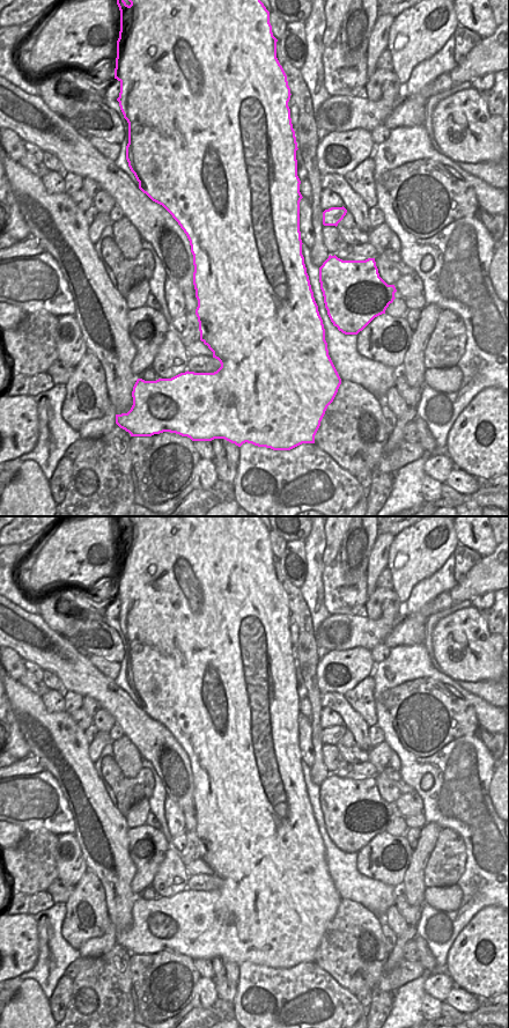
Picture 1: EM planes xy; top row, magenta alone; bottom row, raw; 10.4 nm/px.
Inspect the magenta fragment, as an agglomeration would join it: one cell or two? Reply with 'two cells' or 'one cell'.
two cells

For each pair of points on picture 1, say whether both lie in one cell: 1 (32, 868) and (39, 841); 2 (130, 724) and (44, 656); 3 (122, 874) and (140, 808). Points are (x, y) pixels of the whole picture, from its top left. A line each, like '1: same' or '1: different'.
1: same
2: same
3: different

